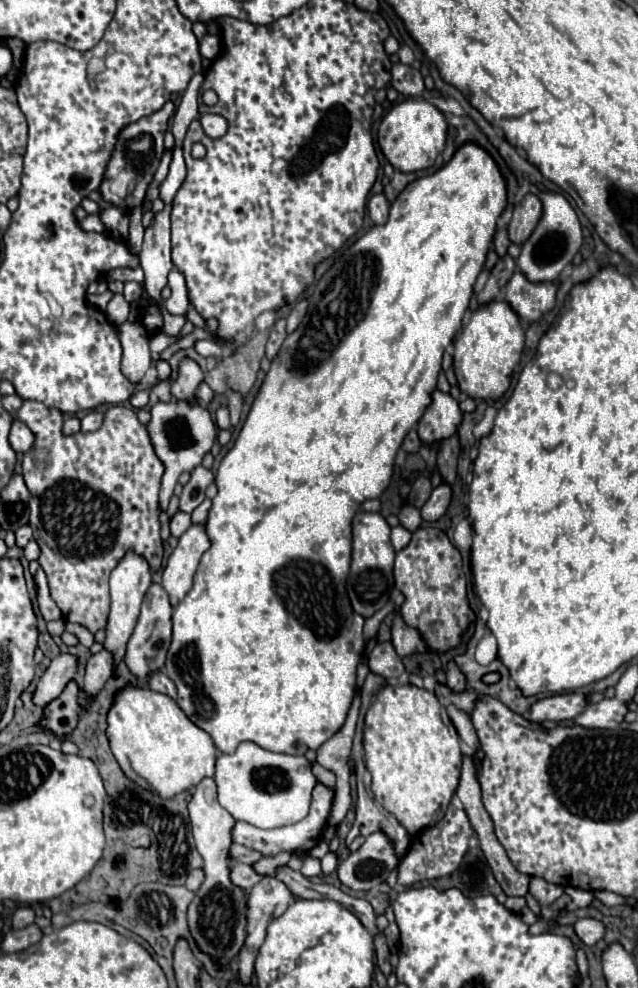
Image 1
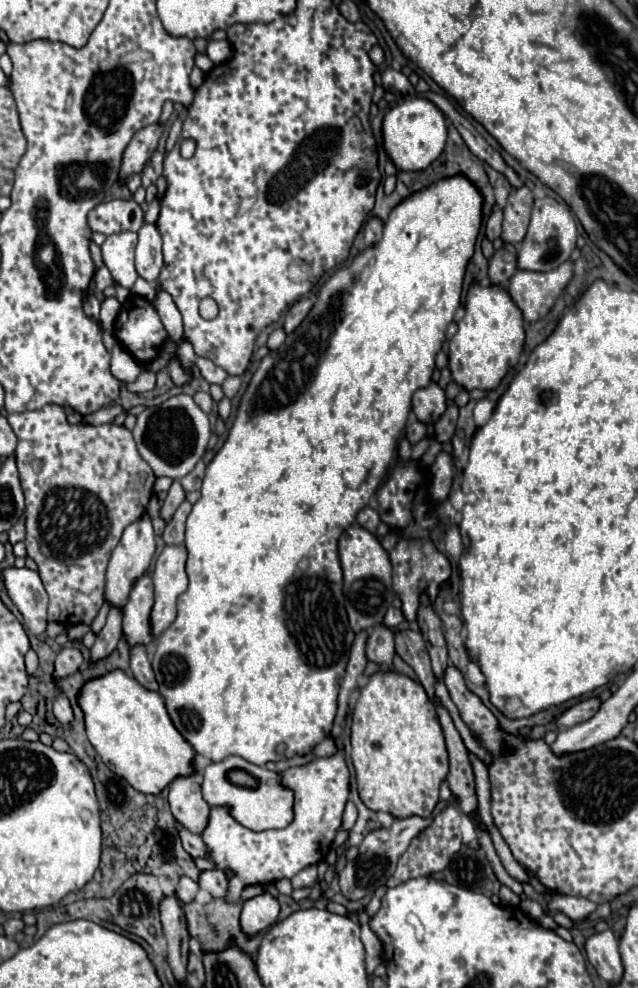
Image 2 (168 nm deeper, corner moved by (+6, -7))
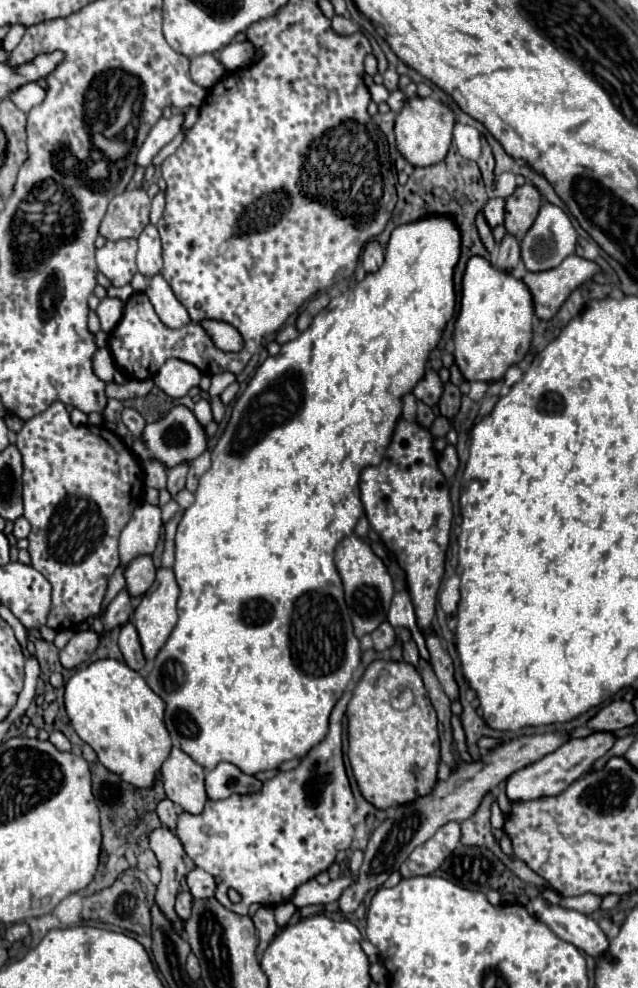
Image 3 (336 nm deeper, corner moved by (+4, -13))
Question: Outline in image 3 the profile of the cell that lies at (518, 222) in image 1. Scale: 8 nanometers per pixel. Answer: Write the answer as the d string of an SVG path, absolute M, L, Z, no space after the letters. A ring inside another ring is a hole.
M518 186L516 192L506 200L506 232L514 234L514 238L520 240L534 224L540 210L540 200L542 196L534 186Z

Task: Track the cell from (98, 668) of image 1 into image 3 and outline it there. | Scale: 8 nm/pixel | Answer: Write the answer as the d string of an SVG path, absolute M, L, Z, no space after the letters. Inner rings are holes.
M122 590L112 600L112 604L108 606L108 610L104 614L104 630L112 632L114 628L124 626L128 622L128 618L130 618L130 612L132 612L132 598L128 596L126 590Z

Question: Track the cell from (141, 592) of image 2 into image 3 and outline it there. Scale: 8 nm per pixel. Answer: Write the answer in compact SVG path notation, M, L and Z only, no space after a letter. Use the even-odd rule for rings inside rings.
M140 556L132 560L124 572L124 578L126 578L126 590L130 590L132 598L146 594L156 580L156 568L152 556Z

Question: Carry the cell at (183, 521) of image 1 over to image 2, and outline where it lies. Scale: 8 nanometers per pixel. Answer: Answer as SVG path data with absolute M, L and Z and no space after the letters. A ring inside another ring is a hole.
M174 480L172 486L170 486L170 490L168 490L168 496L166 496L164 504L162 504L162 518L164 518L164 520L170 520L170 516L174 514L174 510L176 510L182 502L184 502L184 488L180 486L178 480Z

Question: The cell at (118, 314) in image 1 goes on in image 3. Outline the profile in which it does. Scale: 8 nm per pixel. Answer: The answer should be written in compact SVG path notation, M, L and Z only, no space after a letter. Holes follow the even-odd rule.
M104 298L100 302L96 314L100 316L100 324L106 334L118 324L118 320L122 318L122 310L124 310L124 302L120 302L118 298Z

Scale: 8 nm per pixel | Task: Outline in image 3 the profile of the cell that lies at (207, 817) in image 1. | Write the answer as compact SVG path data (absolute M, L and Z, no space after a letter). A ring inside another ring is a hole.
M172 748L168 760L162 764L162 782L168 800L178 804L188 814L200 814L208 802L206 790L204 790L204 768L194 762L188 754L184 754L180 748Z

